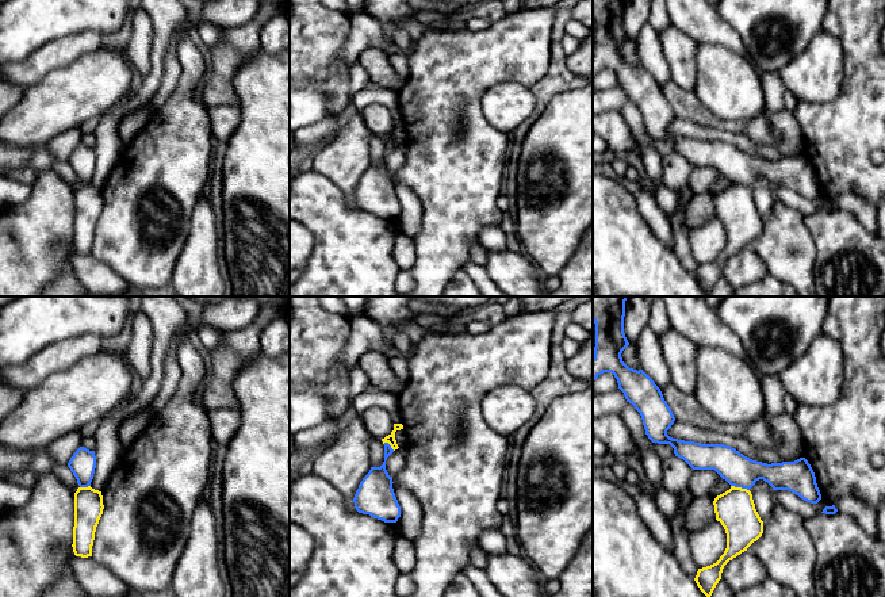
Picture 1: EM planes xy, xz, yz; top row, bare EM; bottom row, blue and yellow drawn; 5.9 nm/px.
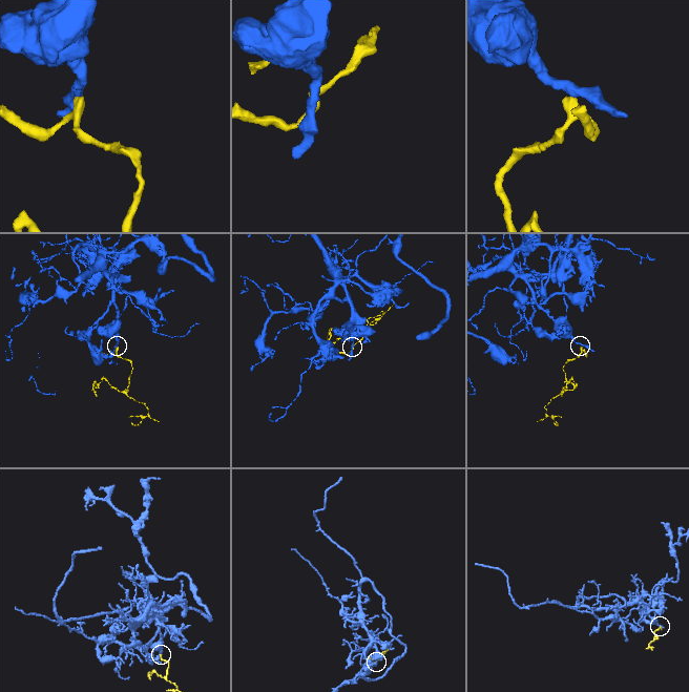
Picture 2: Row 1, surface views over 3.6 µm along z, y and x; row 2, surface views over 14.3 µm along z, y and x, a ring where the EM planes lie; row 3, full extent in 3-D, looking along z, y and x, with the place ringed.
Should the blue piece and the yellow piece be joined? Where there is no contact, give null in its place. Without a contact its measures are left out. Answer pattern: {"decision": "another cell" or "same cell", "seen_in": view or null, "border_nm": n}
{"decision": "another cell", "seen_in": "yz", "border_nm": 120}

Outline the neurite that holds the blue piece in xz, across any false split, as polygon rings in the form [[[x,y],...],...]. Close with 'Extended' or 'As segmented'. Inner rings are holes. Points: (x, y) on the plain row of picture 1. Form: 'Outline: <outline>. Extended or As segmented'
Outline: [[[384,139],[384,158],[380,164],[371,164],[363,175],[355,191],[353,199],[359,210],[369,211],[384,219],[396,219],[401,214],[401,203],[392,185],[392,173],[386,167],[386,157],[394,149]]]. As segmented

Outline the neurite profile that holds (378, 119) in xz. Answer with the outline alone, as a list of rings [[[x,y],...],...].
[[[371,104],[360,112],[365,126],[375,135],[384,135],[394,127],[390,111],[380,104]]]

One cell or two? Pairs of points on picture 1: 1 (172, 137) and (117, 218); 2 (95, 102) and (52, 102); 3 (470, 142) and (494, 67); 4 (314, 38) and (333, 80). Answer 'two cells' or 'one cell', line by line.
1: one cell
2: one cell
3: one cell
4: one cell

